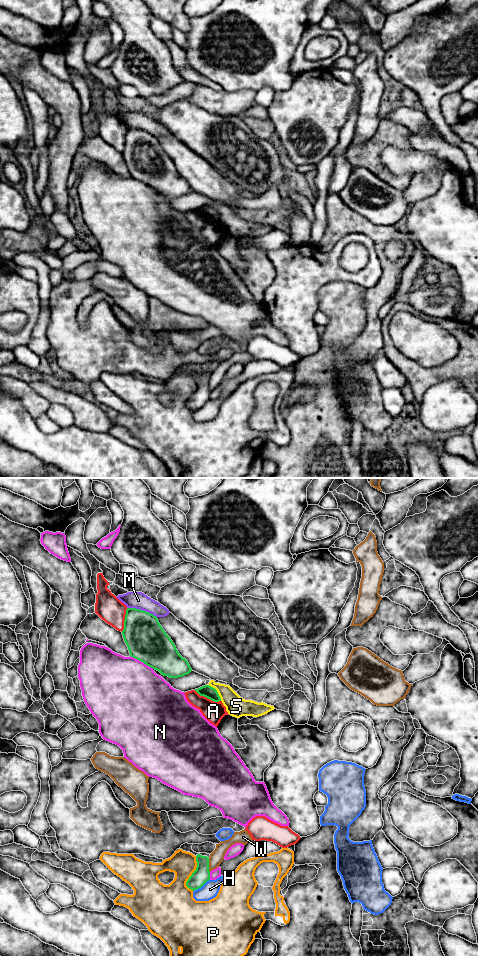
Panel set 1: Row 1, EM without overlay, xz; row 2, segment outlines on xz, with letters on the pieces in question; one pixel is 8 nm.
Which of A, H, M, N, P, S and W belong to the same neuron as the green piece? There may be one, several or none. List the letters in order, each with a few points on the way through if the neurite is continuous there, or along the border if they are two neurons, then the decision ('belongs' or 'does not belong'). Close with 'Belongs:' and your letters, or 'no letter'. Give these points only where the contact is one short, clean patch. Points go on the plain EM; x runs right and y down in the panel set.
A: does not belong
H: does not belong
M: does not belong
N: does not belong
P: does not belong
S: border along xz (207, 204), (216, 210), (221, 220); does not belong
W: does not belong
Belongs: no letter

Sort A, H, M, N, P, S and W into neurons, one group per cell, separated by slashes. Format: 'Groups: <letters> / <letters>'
Groups: A / H / M S / N / P / W

